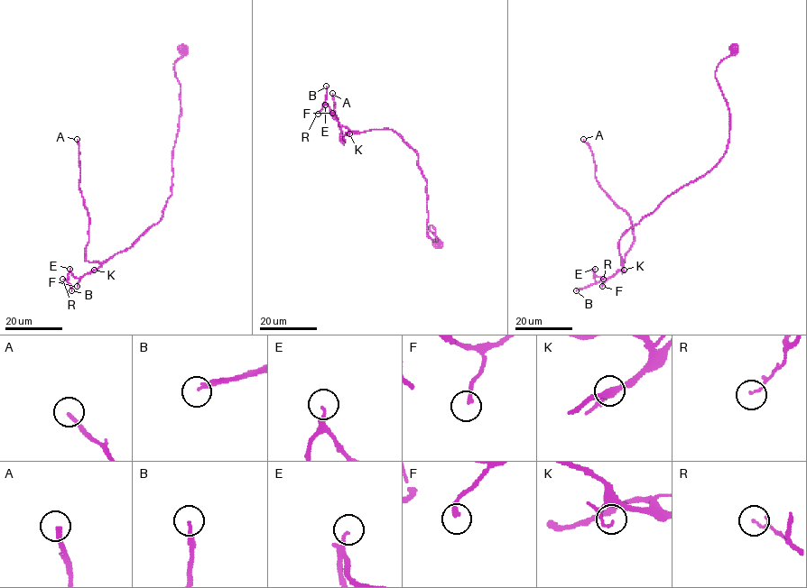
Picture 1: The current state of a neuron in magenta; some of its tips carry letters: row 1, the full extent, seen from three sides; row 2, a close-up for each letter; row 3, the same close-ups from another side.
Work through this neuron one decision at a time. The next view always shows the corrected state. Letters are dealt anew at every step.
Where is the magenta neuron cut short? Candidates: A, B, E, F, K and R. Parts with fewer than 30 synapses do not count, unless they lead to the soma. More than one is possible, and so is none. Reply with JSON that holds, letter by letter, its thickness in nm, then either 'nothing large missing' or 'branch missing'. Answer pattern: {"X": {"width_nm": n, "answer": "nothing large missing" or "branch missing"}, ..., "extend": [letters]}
{"A": {"width_nm": 190, "answer": "branch missing"}, "B": {"width_nm": 170, "answer": "branch missing"}, "E": {"width_nm": 100, "answer": "nothing large missing"}, "F": {"width_nm": 190, "answer": "nothing large missing"}, "K": {"width_nm": 120, "answer": "nothing large missing"}, "R": {"width_nm": 100, "answer": "nothing large missing"}, "extend": ["A", "B"]}

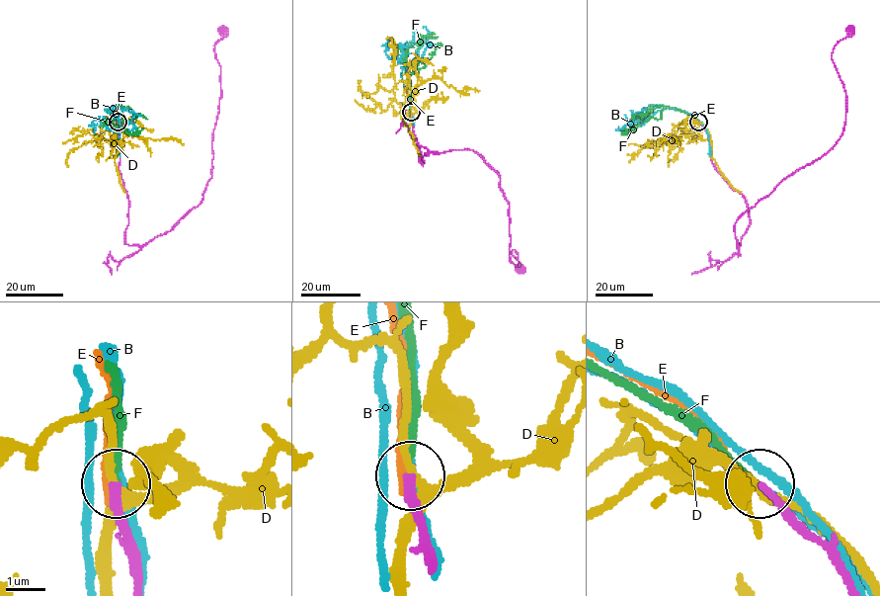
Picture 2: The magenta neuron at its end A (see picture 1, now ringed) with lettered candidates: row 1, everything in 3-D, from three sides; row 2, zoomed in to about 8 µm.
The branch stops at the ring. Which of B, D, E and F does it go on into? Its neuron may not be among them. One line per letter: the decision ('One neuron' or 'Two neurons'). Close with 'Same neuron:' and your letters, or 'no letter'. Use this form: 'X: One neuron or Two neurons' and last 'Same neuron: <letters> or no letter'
B: Two neurons
D: Two neurons
E: Two neurons
F: One neuron
Same neuron: F

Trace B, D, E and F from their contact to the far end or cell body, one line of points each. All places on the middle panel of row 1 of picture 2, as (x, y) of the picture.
B: (411, 113), (408, 76), (417, 50), (428, 39), (427, 29), (423, 28)
D: (411, 114), (410, 125), (405, 126), (402, 109), (393, 90), (394, 42), (386, 38)
E: (411, 113), (406, 89)
F: (411, 112), (405, 51), (426, 37), (438, 37)

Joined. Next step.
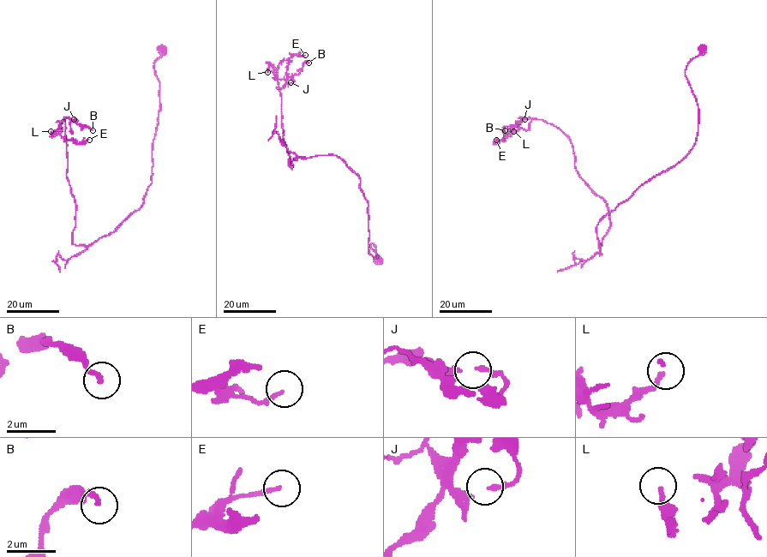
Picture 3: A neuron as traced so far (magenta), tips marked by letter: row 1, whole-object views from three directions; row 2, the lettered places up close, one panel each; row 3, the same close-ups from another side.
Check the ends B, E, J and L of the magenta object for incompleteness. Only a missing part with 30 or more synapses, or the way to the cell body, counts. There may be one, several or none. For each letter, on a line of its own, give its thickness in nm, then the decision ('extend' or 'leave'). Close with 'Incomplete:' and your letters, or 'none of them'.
B: 190 nm thick; leave
E: 160 nm thick; leave
J: 170 nm thick; leave
L: 180 nm thick; leave
Incomplete: none of them

